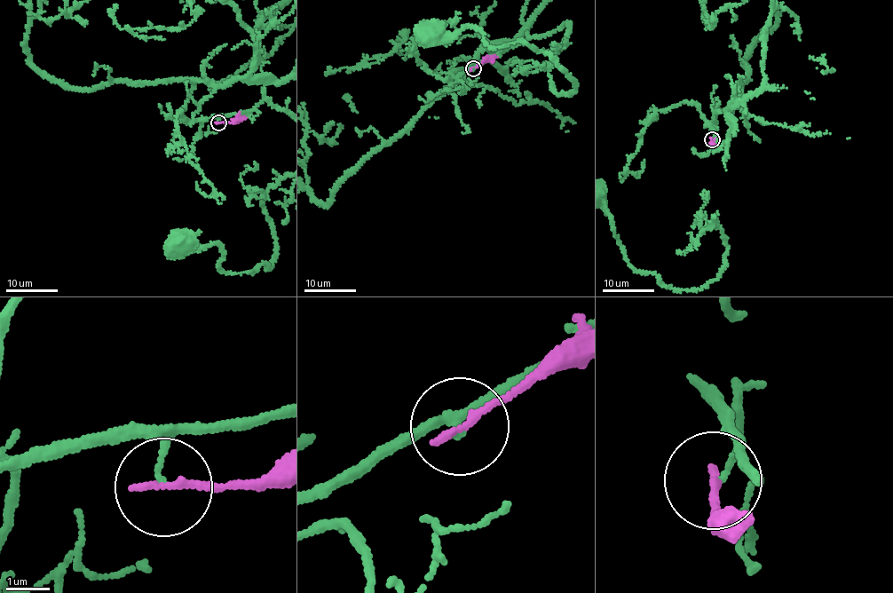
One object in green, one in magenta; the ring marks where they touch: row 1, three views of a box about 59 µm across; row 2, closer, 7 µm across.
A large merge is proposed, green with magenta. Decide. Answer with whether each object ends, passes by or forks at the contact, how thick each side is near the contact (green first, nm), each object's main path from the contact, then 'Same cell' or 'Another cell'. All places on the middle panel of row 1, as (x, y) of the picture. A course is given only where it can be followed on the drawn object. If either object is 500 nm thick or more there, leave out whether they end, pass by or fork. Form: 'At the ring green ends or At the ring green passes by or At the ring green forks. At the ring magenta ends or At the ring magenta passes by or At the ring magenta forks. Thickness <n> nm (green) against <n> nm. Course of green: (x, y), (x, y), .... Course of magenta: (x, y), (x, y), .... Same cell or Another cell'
At the ring green ends. At the ring magenta ends. Thickness 110 nm (green) against 190 nm. Course of green: (474, 68), (571, 27), (549, 73), (559, 95), (576, 84), (543, 51), (492, 47), (469, 26), (427, 35). Course of magenta: (474, 68), (496, 57). Another cell

